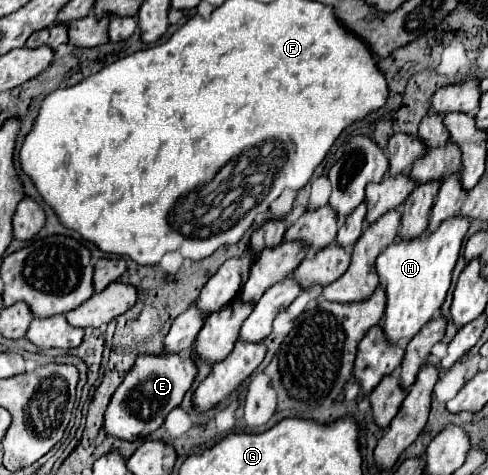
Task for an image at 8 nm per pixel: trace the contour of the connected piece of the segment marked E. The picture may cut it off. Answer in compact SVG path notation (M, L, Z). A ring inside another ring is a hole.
M173 354L137 358L135 366L131 368L123 384L115 390L105 410L105 422L103 422L105 434L127 442L133 442L137 438L147 438L163 424L165 416L181 404L185 392L193 384L195 374L197 374L197 368L191 358L181 360L179 356L173 356Z

